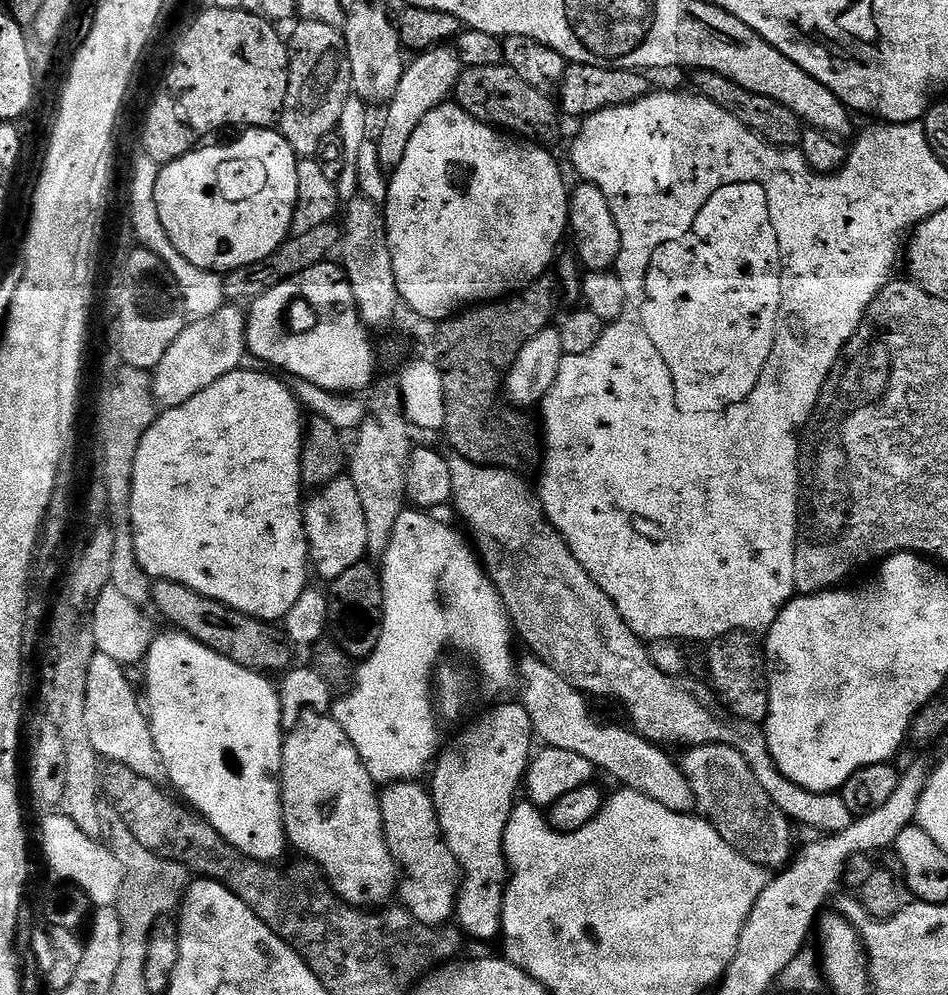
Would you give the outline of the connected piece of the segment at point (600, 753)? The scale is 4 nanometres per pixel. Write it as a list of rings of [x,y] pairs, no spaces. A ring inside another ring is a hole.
[[[531,654],[518,660],[518,689],[520,688],[519,699],[522,701],[526,714],[530,714],[530,722],[535,737],[547,747],[573,751],[582,758],[589,759],[590,763],[597,768],[597,771],[606,772],[618,780],[625,789],[631,792],[646,794],[654,798],[654,802],[662,802],[666,810],[675,812],[691,813],[696,808],[694,790],[690,790],[690,782],[684,777],[684,771],[680,769],[675,759],[671,760],[663,751],[663,747],[657,746],[650,740],[642,738],[635,732],[635,729],[622,726],[604,726],[592,717],[588,709],[589,701],[585,693],[580,692],[566,678],[562,678],[549,664]]]

